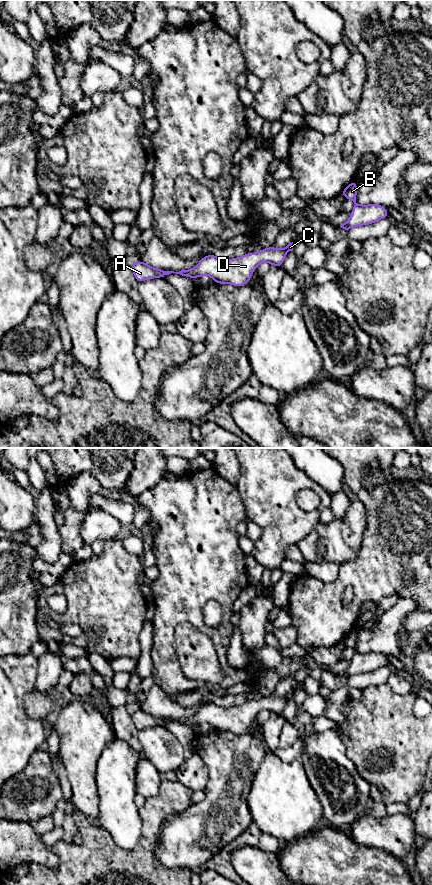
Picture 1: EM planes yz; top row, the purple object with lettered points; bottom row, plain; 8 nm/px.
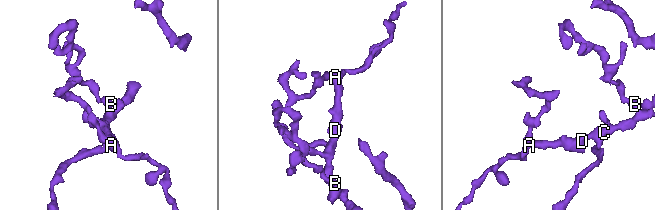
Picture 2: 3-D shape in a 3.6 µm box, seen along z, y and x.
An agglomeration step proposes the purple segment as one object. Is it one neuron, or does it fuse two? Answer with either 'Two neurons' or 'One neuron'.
One neuron

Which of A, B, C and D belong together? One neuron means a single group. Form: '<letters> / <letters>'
A B C D

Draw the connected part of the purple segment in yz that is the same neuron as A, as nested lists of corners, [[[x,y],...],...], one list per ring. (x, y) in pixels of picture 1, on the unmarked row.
[[[293,690],[283,697],[276,697],[271,694],[266,697],[263,696],[258,701],[247,701],[240,706],[229,708],[217,706],[215,703],[209,702],[203,705],[194,716],[179,720],[156,717],[141,708],[131,712],[131,716],[138,730],[152,726],[163,726],[171,721],[189,726],[199,726],[207,722],[214,727],[216,732],[227,731],[234,734],[243,734],[248,731],[253,719],[262,710],[268,710],[271,713],[282,716],[282,711],[289,699],[293,699]]]

